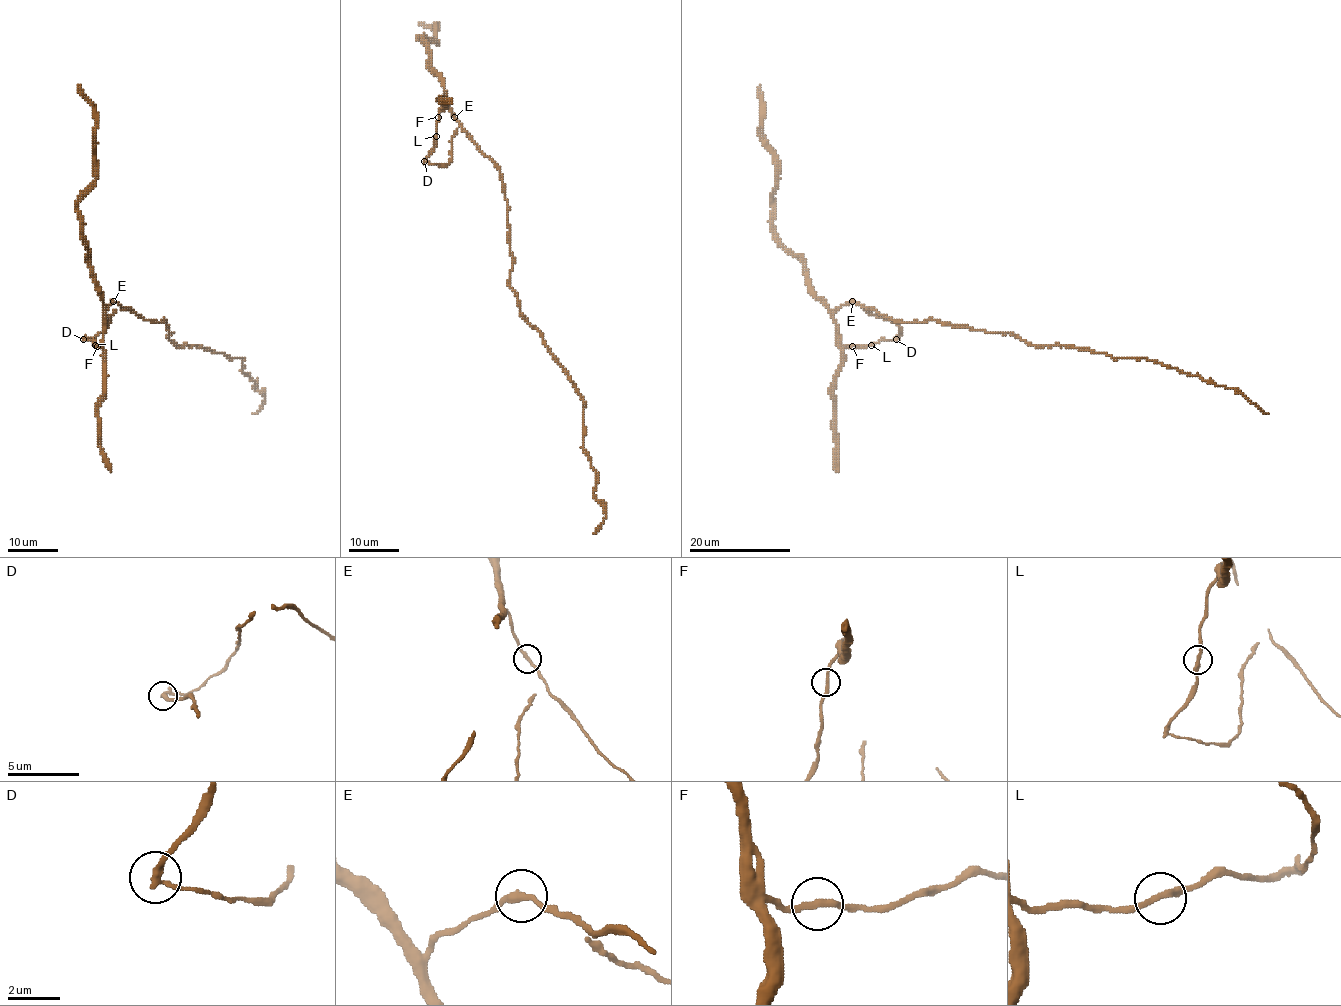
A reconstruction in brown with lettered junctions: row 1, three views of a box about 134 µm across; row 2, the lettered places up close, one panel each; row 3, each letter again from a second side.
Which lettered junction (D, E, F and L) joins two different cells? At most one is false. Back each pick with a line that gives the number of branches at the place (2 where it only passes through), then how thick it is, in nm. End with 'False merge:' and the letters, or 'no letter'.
False merge: no letter

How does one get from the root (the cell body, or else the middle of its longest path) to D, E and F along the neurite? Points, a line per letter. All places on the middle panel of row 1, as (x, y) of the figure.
D: (505, 199), (499, 167), (462, 128), (446, 99), (440, 112), (436, 144), (424, 161)
E: (505, 199), (499, 167), (479, 148), (455, 117)
F: (505, 199), (499, 167), (462, 128), (446, 99), (438, 117)

